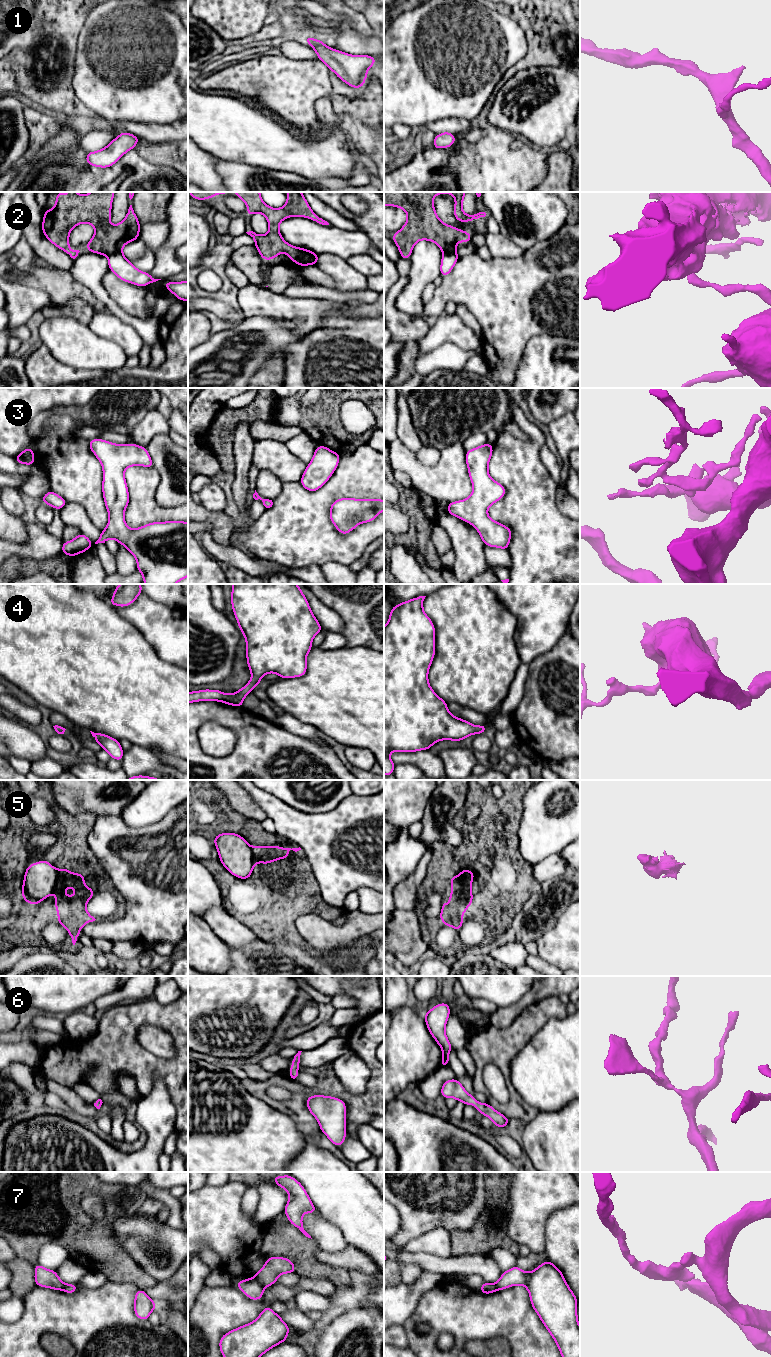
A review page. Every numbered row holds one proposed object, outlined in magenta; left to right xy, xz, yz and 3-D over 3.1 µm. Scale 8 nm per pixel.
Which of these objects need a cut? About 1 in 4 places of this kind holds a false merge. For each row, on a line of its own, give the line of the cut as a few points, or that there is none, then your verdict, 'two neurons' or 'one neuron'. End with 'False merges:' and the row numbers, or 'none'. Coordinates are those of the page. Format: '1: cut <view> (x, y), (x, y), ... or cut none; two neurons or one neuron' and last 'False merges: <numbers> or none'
1: cut none; one neuron
2: cut xy (121, 249), (107, 255); two neurons
3: cut none; one neuron
4: cut none; one neuron
5: cut xy (57, 869), (57, 881), (53, 890); two neurons
6: cut none; one neuron
7: cut xz (253, 1277), (264, 1286); two neurons
False merges: 2, 5, 7

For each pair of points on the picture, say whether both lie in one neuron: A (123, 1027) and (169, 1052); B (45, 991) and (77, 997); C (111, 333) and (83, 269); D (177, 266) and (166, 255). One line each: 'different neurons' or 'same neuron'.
A: different neurons
B: same neuron
C: different neurons
D: same neuron

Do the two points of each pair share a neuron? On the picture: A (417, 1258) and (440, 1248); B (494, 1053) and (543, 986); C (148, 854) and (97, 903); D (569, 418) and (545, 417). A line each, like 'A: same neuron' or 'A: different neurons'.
A: different neurons
B: different neurons
C: different neurons
D: different neurons

